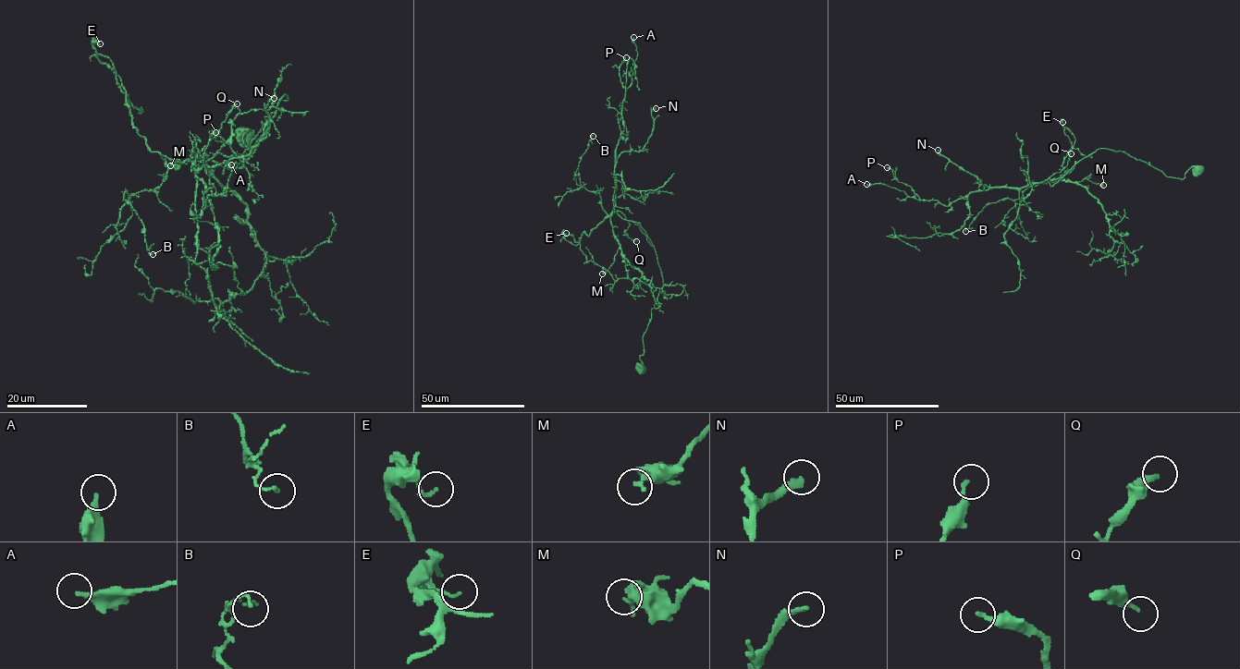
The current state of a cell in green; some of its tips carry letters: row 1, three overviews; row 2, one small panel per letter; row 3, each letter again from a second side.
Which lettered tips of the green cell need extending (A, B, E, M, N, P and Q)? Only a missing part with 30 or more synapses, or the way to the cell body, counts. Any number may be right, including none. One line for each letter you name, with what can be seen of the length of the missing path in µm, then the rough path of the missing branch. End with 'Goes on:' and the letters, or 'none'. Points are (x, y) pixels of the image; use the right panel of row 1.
Goes on: none

